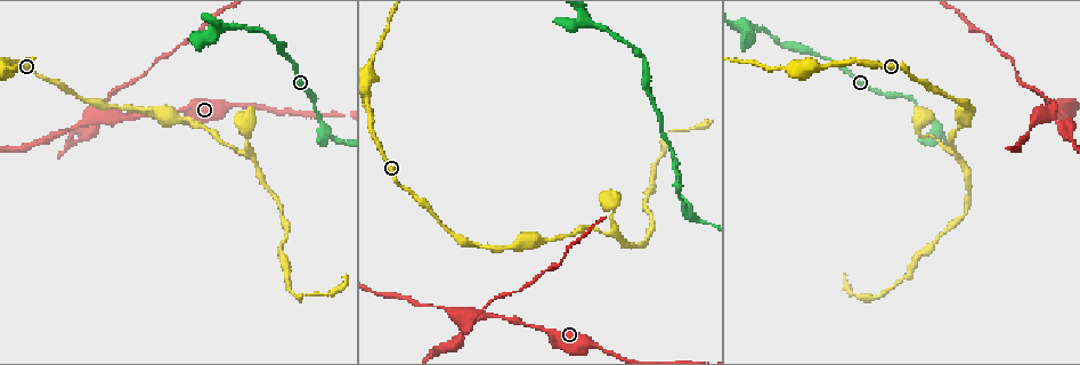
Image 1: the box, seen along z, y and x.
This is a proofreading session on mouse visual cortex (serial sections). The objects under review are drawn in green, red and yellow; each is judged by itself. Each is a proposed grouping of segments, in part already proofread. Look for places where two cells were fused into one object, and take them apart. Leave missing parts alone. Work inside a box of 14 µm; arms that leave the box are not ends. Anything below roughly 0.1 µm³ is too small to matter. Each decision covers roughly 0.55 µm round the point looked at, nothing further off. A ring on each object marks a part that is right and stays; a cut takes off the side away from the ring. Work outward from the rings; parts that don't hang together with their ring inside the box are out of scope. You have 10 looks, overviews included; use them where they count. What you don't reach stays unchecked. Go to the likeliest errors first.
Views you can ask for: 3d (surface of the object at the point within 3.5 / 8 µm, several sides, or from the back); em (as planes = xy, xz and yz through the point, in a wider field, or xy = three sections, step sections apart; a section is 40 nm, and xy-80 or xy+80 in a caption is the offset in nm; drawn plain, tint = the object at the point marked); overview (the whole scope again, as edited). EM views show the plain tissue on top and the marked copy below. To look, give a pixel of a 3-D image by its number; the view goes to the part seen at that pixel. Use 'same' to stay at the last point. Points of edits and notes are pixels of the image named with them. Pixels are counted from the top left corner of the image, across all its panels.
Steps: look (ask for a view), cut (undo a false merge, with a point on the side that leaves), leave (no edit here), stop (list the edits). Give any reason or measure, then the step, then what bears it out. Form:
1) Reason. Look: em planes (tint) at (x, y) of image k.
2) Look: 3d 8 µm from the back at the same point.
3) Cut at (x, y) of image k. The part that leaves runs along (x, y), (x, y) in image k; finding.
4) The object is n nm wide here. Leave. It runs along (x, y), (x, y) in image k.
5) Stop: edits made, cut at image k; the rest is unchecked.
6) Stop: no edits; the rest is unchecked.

Two arms in line, one across. Look: 3d 3.5 µm at (608, 236) of image 1.

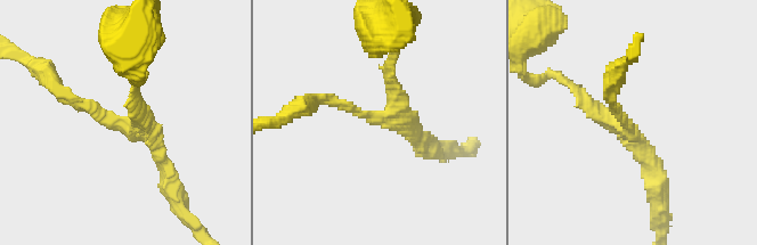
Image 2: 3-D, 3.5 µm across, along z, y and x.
3 arms meet here; the arms are 150, 150, 200 nm wide; shape alone is not enough. Look: em xy step 5 (tint) at (385, 122) of image 2.

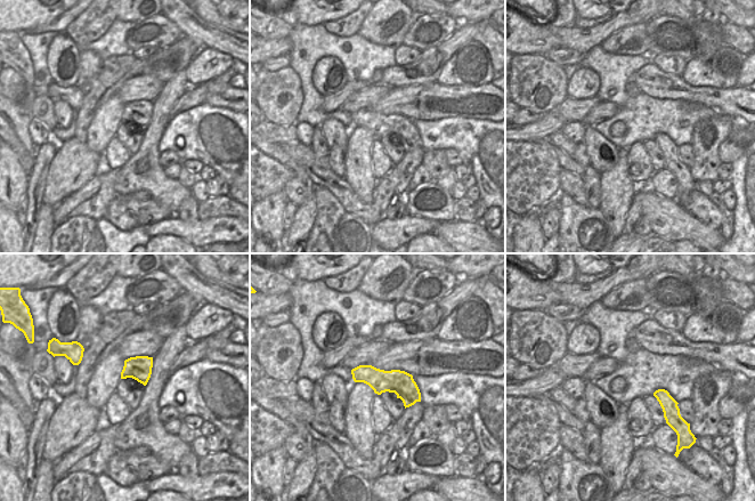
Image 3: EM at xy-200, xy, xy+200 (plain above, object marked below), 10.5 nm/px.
Leave. It runs along (355, 371), (398, 381), (417, 398) in image 3; all the same cell.

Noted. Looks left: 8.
Look: 3d 8 µm at (690, 216) of image 1.

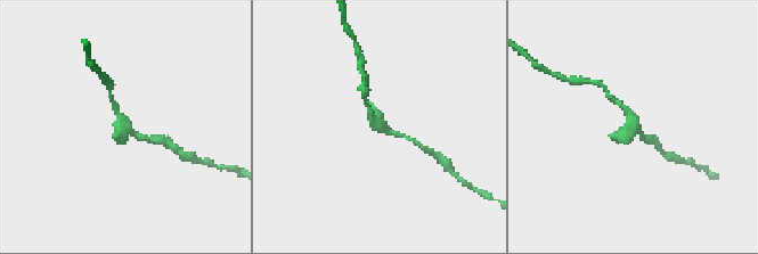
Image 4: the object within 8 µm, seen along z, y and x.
Look: 3d 3.5 µm from the back at (632, 125) of image 4.

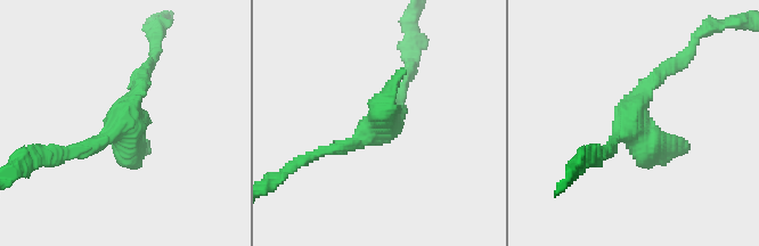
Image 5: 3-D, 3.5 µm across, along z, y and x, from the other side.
Now the EM. Look: em xy step 2 (tint) at (123, 121) of image 5.

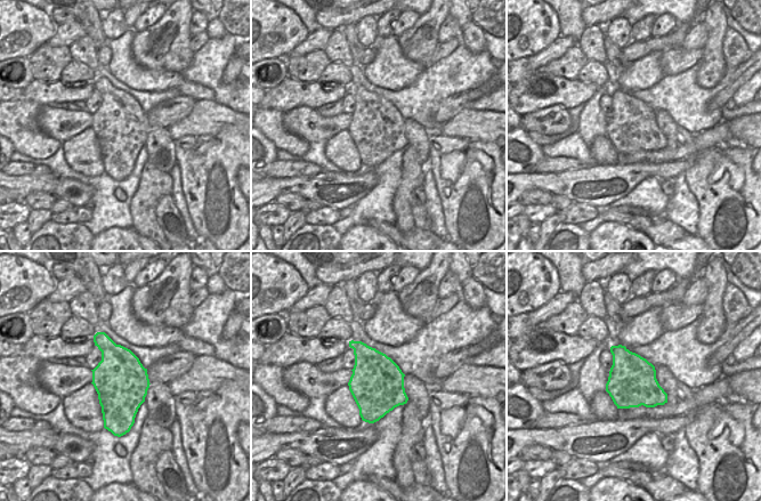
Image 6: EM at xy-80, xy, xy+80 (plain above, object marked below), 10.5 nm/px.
The object is 550 nm wide here. Leave. It runs along (668, 67), (630, 123), (651, 147), (688, 144) in image 5; one cell here.

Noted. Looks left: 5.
Calibre changes. Look: 3d 3.5 µm at (178, 111) of image 1.

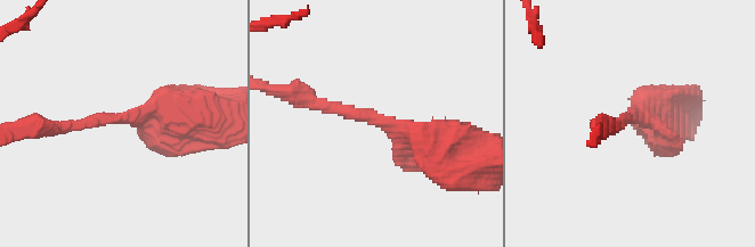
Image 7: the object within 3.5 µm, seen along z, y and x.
Look: em planes (tint) at (124, 118) of image 7.

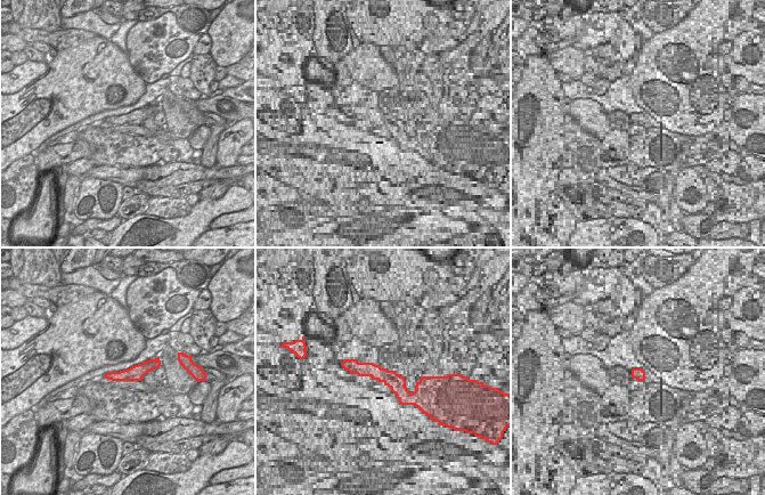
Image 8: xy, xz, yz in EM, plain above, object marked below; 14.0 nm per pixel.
Look: em xy step 3 (tint) at the same point.

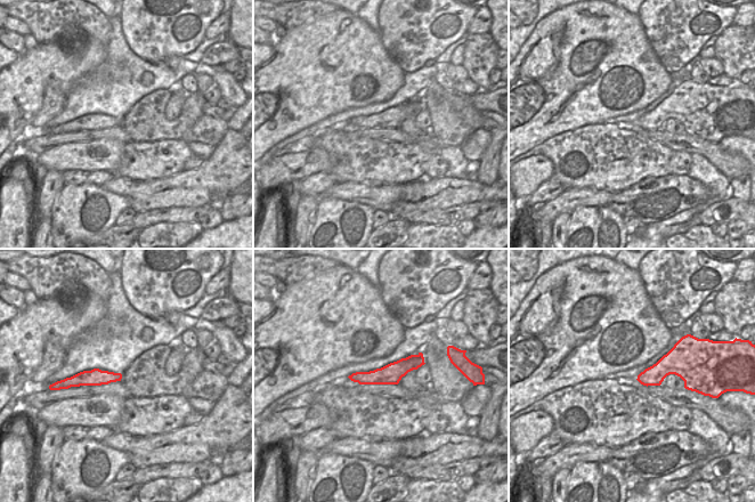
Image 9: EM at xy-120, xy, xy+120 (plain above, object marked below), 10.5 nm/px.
Leave. It runs along (444, 138), (303, 100) in image 7; all the same cell.

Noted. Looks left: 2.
Sudden change in width. Look: 3d 3.5 µm from the back at (472, 317) of image 1.

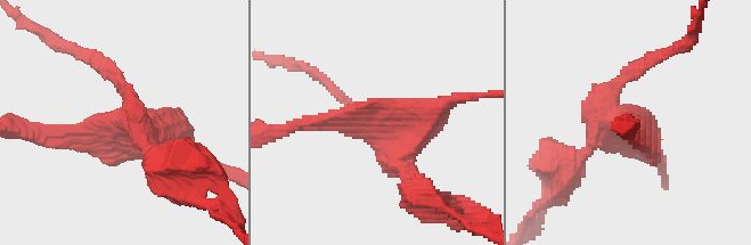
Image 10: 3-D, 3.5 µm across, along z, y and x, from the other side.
Look: em planes (tint) at (121, 120) of image 10.

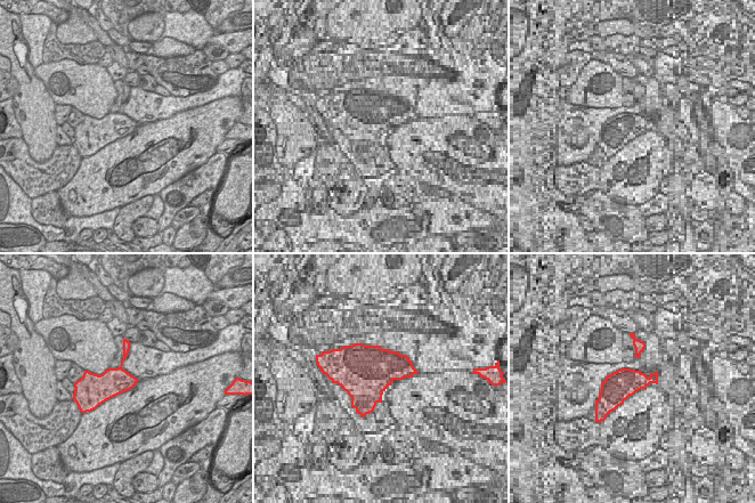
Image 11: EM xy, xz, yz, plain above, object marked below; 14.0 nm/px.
Cut at (108, 72) of image 10. The part that leaves runs along (398, 140), (398, 163), (430, 204) in image 10; a second cell is stuck on.

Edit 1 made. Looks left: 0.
Stop: edits made, cut at image 10; the rest is unchecked.

